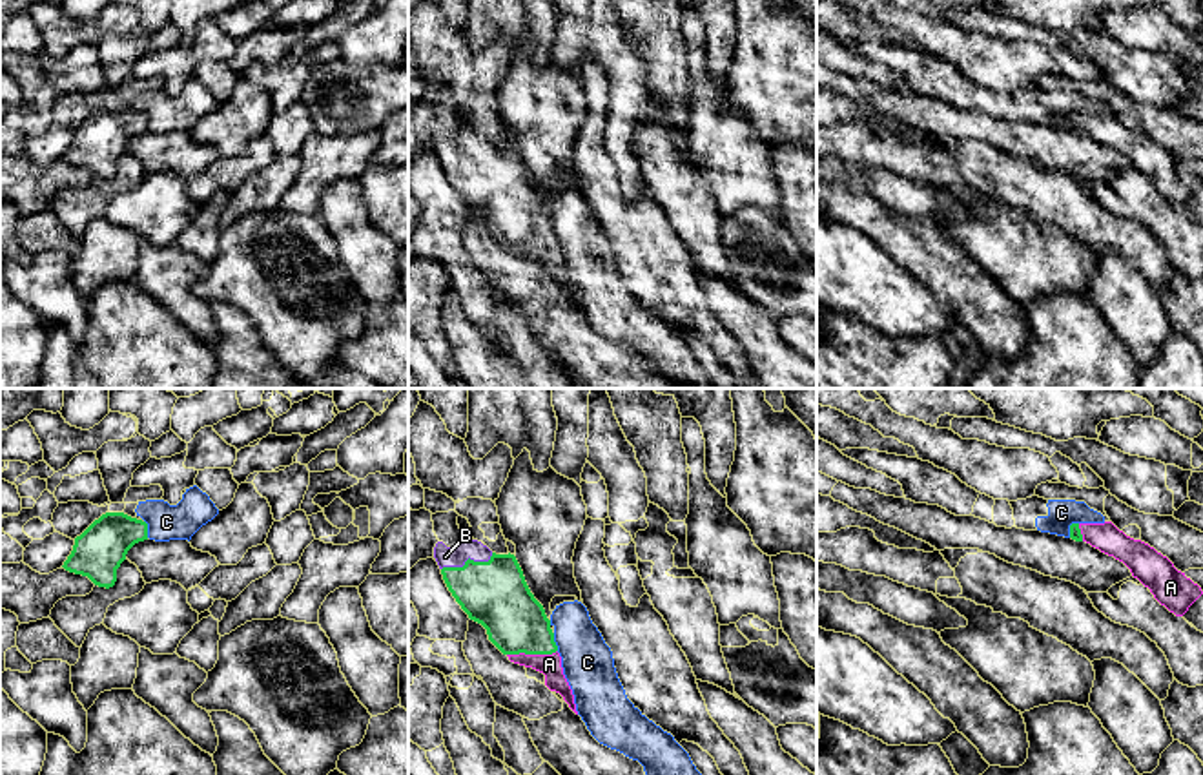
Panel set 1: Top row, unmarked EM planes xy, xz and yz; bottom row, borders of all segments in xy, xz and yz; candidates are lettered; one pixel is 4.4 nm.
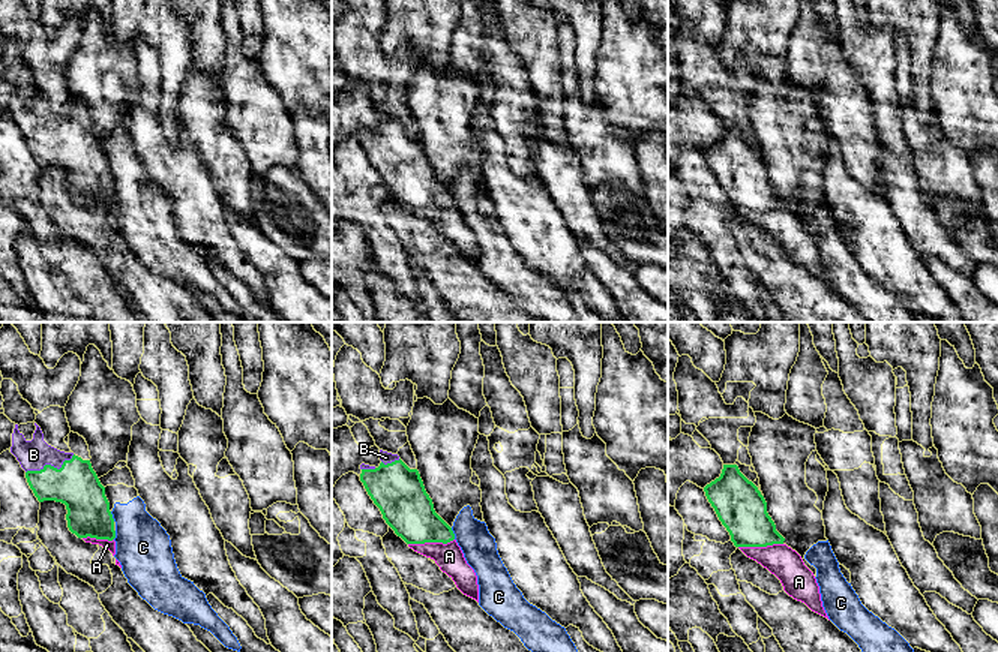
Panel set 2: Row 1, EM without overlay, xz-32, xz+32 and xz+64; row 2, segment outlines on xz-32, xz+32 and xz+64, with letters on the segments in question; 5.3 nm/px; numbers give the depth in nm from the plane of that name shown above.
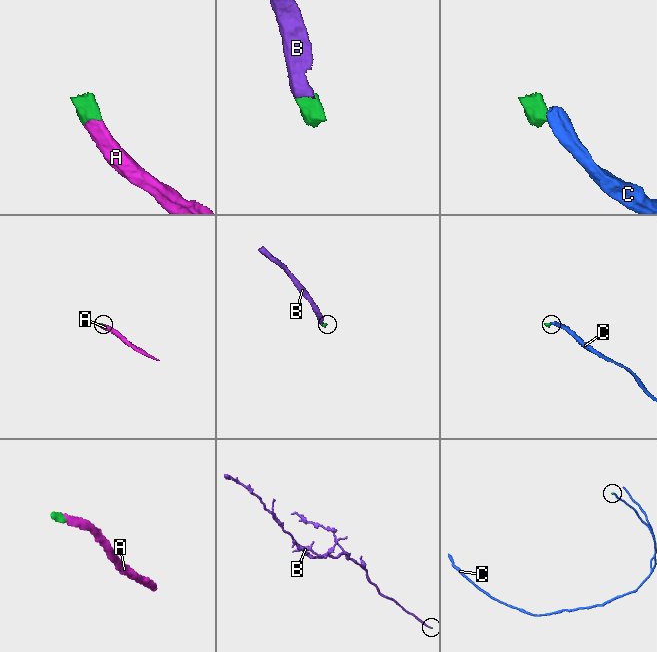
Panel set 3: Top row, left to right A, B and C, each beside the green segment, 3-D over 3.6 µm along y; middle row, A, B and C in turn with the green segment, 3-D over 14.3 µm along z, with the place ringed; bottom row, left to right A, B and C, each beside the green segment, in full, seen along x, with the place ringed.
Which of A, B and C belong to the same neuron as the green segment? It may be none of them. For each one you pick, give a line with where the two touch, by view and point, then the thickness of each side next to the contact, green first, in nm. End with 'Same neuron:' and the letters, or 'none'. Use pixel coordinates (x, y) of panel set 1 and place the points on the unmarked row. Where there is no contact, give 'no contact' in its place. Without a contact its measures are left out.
A: xz (531, 245) | 260/100 nm
B: xz (467, 152) | 300/90 nm
Same neuron: A, B

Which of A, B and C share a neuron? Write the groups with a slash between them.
A B / C

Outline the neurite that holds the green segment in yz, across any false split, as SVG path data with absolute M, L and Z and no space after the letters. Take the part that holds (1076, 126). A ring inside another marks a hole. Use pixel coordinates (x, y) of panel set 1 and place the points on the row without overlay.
M1112 113L1072 115L1070 129L1086 133L1101 144L1123 153L1134 170L1150 181L1154 190L1176 208L1183 208L1203 186L1185 164L1141 131L1134 131L1119 122Z

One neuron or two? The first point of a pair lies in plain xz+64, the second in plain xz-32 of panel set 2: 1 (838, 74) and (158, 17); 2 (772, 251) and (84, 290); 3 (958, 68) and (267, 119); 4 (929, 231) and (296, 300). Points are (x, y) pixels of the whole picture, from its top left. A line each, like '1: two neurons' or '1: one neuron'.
1: one neuron
2: two neurons
3: two neurons
4: two neurons

